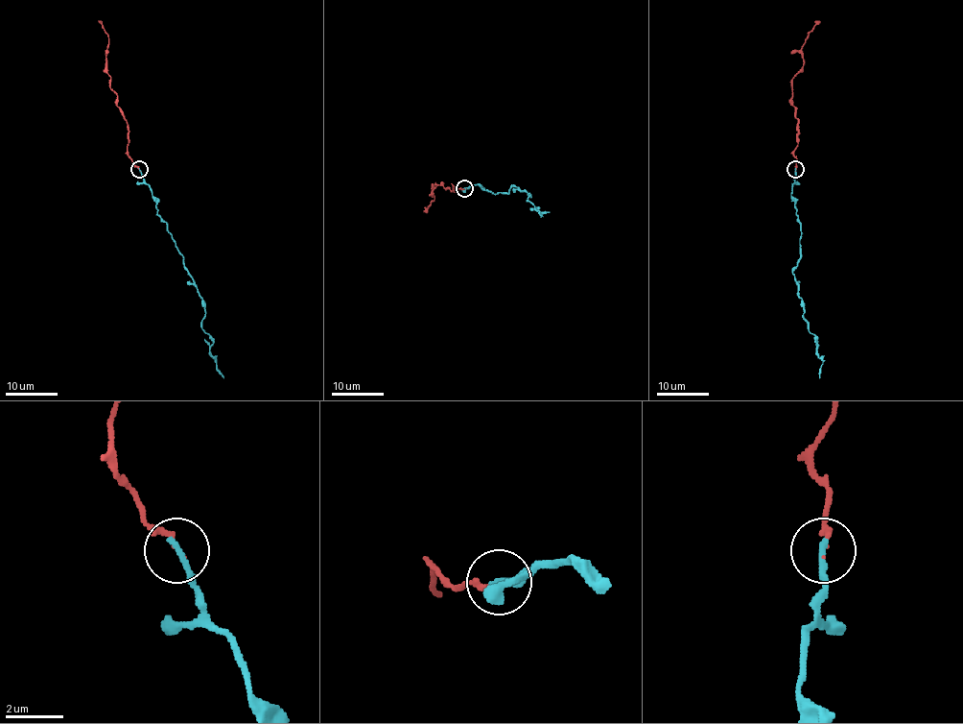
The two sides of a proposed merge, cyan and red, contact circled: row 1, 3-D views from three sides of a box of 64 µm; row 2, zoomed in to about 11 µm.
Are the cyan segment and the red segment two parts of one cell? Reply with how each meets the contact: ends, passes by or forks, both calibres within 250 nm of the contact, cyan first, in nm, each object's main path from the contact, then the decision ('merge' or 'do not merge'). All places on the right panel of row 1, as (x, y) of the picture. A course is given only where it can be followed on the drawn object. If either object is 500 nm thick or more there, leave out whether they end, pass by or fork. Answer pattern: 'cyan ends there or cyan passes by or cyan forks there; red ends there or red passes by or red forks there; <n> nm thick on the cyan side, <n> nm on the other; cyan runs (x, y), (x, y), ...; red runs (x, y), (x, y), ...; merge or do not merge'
cyan ends there; red ends there; 240 nm thick on the cyan side, 170 nm on the other; cyan runs (795, 170), (791, 199), (801, 224), (801, 256), (792, 275), (803, 318), (823, 360), (819, 378); red runs (796, 168), (798, 123), (791, 95), (792, 77), (803, 65), (802, 46), (807, 35), (819, 20); merge

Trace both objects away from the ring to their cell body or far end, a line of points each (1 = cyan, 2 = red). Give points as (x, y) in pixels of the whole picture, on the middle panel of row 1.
1: (465, 188), (478, 183), (491, 193), (508, 193), (515, 185), (530, 196), (528, 201), (541, 215), (549, 211)
2: (463, 189), (454, 186), (454, 190), (443, 183), (436, 185), (433, 190), (434, 200), (423, 211)

